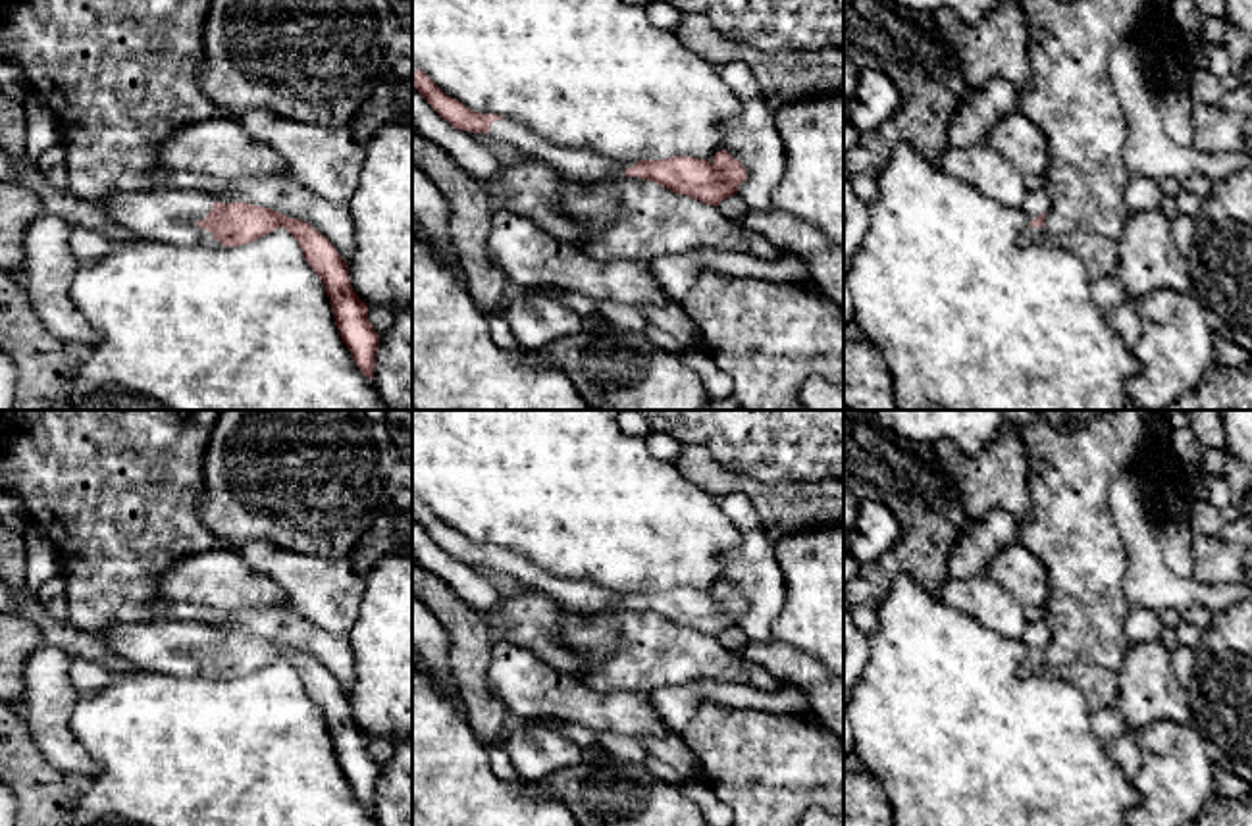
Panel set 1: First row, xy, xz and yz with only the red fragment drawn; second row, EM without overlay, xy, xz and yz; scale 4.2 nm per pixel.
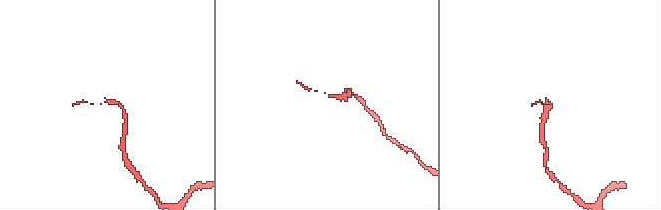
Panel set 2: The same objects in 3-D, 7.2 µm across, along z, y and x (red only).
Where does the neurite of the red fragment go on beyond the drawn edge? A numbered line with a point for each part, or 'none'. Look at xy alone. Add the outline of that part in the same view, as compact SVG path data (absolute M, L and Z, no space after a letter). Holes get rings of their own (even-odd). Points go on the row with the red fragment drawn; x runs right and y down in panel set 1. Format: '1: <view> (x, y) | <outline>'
1: xy (168, 216) | M152 189L116 193L96 204L137 241L223 246L198 225L214 202L212 194L200 191Z

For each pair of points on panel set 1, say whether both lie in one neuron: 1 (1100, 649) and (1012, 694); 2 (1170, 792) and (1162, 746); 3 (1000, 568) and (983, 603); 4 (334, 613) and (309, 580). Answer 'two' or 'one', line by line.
1: two
2: one
3: two
4: one

